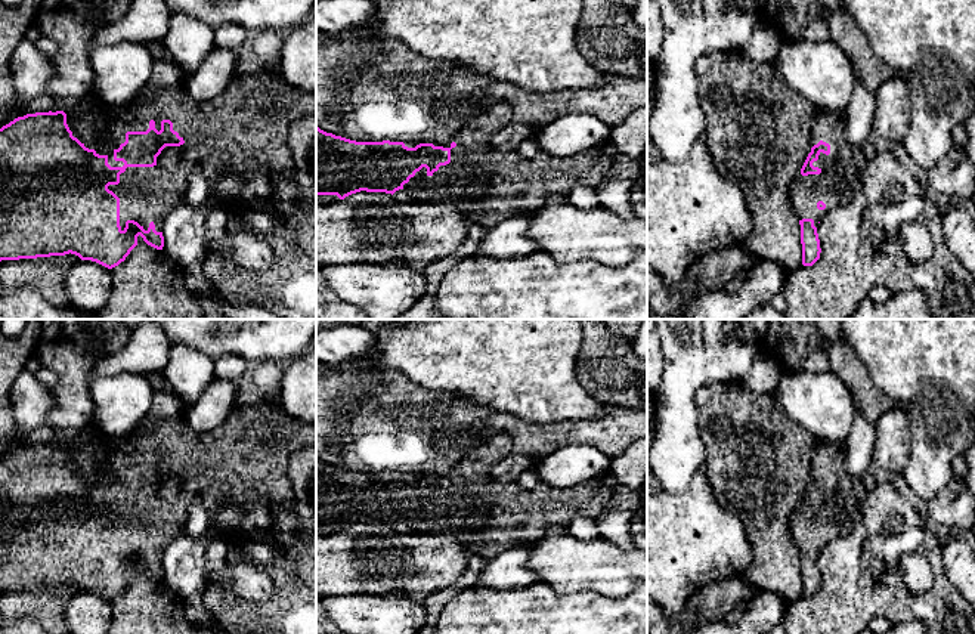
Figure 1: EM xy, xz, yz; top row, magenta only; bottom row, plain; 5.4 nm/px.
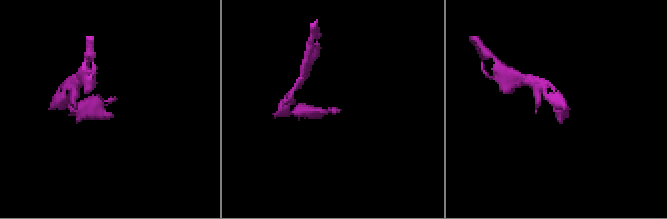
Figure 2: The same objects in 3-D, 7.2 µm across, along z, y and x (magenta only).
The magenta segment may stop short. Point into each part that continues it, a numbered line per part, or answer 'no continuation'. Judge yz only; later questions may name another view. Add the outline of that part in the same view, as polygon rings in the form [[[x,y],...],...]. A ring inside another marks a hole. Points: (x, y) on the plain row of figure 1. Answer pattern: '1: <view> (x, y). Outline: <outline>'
1: yz (841, 510). Outline: [[[820,440],[810,470],[812,477],[820,471],[829,474],[830,485],[820,483],[818,491],[812,494],[821,501],[820,505],[798,504],[789,517],[798,551],[812,550],[815,559],[827,542],[849,535],[863,522],[863,500],[869,480],[851,476],[845,458],[845,443]]]

